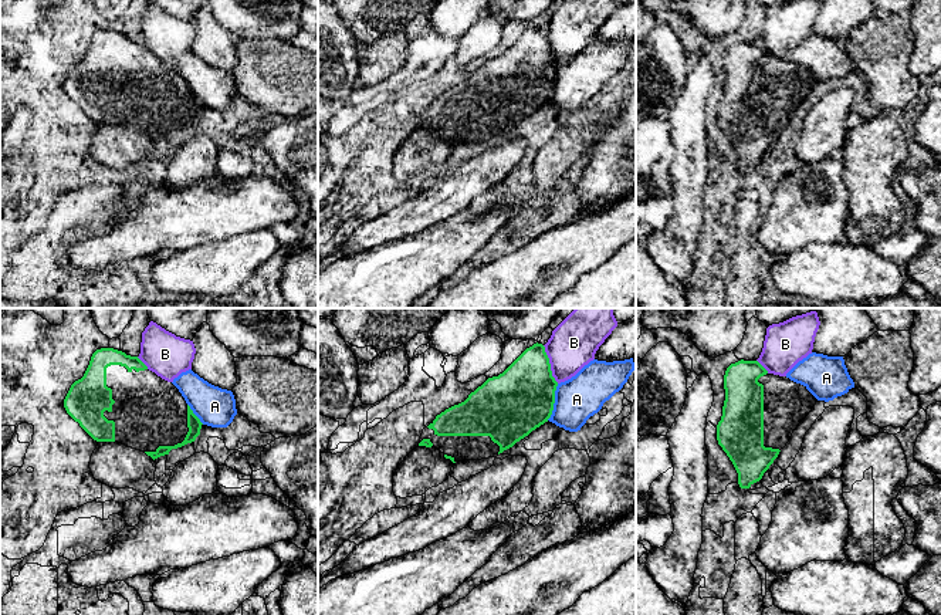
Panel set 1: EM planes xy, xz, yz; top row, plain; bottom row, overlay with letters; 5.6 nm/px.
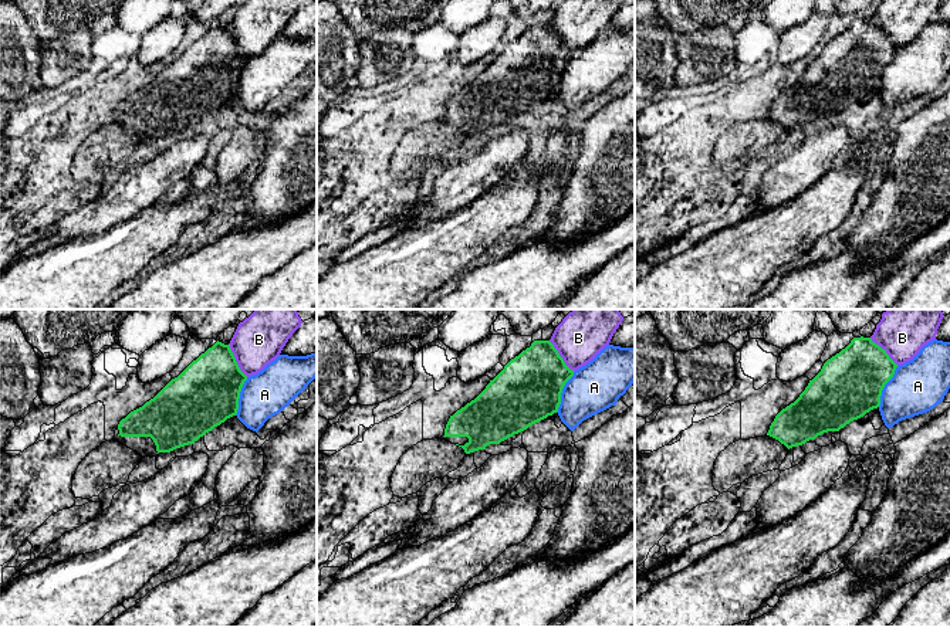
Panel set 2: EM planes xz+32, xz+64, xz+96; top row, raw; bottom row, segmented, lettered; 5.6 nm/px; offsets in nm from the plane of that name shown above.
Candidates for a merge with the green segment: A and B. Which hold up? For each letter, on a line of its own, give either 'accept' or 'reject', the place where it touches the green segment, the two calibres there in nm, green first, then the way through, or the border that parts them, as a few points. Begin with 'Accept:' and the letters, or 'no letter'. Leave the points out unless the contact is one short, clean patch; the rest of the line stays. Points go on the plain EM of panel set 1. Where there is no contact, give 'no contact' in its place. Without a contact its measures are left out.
Accept: no letter
A: reject; meets green in xz at (554, 84); 380 nm thick on the green side, 240 nm on the other
B: reject; meets green in xz at (549, 46); 360 nm thick on the green side, 280 nm on the other

